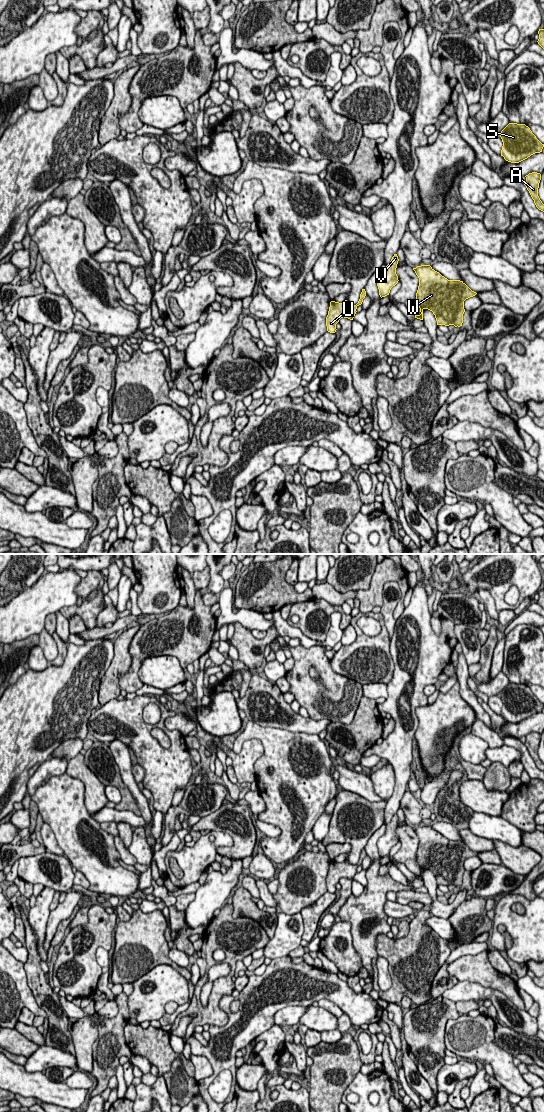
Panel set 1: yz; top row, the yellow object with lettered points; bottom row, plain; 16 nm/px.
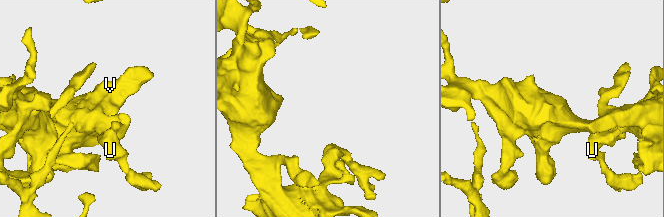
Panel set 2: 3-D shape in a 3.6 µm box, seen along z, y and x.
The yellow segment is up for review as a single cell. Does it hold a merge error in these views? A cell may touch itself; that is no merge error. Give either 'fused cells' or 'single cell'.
single cell

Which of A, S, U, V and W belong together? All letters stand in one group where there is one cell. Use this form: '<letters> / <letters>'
A S U V W

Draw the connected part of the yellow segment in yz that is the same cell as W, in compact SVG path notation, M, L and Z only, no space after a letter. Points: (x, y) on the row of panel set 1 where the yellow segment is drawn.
M430 265L413 268L419 278L416 302L420 315L415 318L423 320L423 310L428 309L435 315L437 325L462 326L464 301L477 293L463 281L448 280Z

